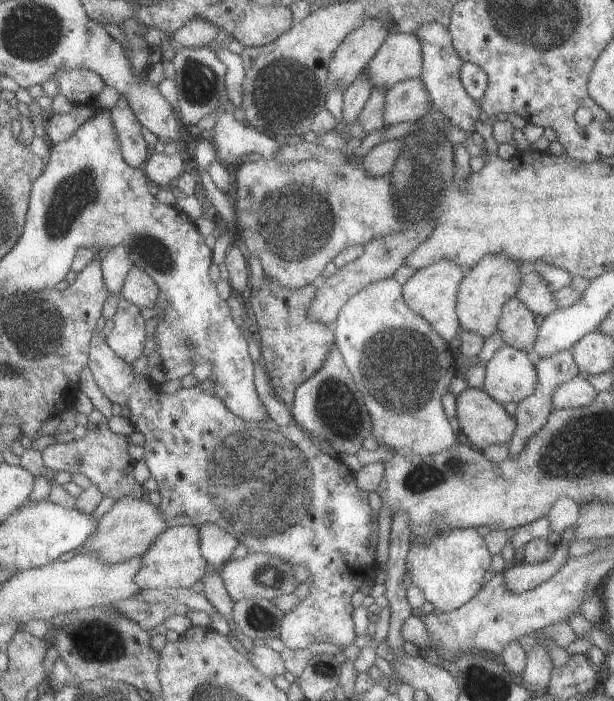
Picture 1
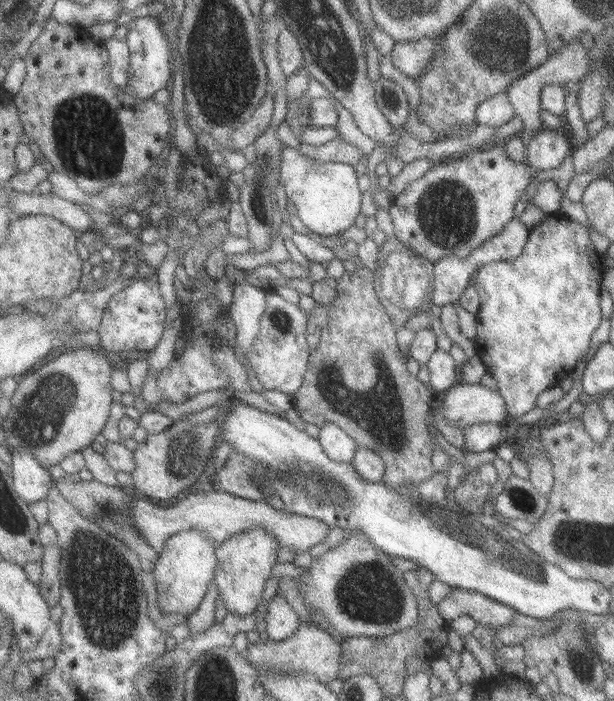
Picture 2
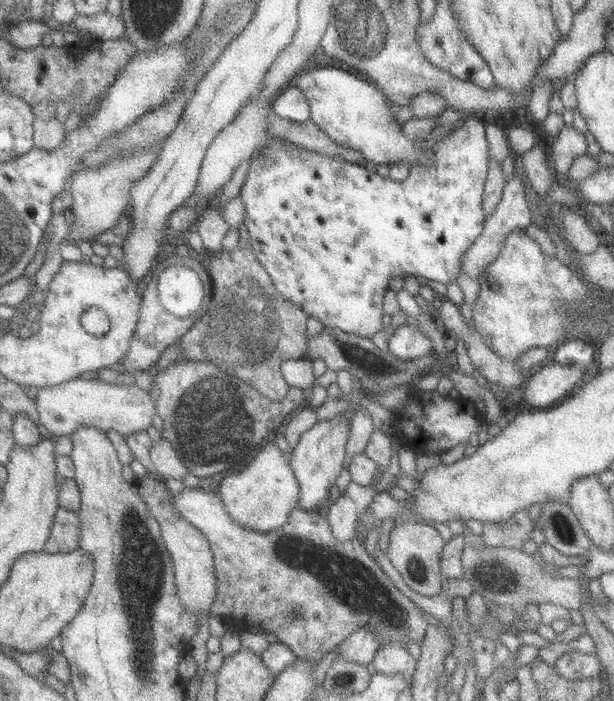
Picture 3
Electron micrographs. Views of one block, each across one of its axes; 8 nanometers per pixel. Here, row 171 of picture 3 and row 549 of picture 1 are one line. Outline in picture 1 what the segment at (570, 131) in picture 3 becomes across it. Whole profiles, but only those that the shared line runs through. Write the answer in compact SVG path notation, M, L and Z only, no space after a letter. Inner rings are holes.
M559 538L554 539L553 543L554 547L550 558L542 562L508 565L502 572L508 592L522 594L522 592L536 588L564 566L564 562L570 557L568 547L571 541L561 542Z

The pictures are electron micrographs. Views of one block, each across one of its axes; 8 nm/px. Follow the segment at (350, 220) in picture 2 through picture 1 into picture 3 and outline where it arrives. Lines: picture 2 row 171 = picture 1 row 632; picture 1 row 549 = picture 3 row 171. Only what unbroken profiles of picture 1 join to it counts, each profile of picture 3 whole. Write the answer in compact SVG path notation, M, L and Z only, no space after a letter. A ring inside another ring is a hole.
M464 117L463 121L456 125L455 130L434 145L434 154L432 154L430 162L410 166L408 176L400 181L382 177L376 172L366 170L365 166L347 162L339 157L318 155L314 151L306 151L296 145L292 148L291 144L286 144L286 140L269 140L263 146L268 161L251 161L245 184L241 187L239 195L244 204L244 210L246 210L243 221L244 226L248 228L252 251L272 277L277 291L306 313L309 318L315 318L322 323L324 328L338 328L341 332L371 339L376 332L383 328L383 298L384 292L389 289L390 278L396 278L400 274L410 274L410 276L422 276L422 278L428 278L428 280L434 280L440 284L454 283L461 274L460 260L462 260L462 256L476 242L487 219L484 209L482 209L482 196L488 176L488 159L490 159L485 133L486 125L487 119L485 118Z

